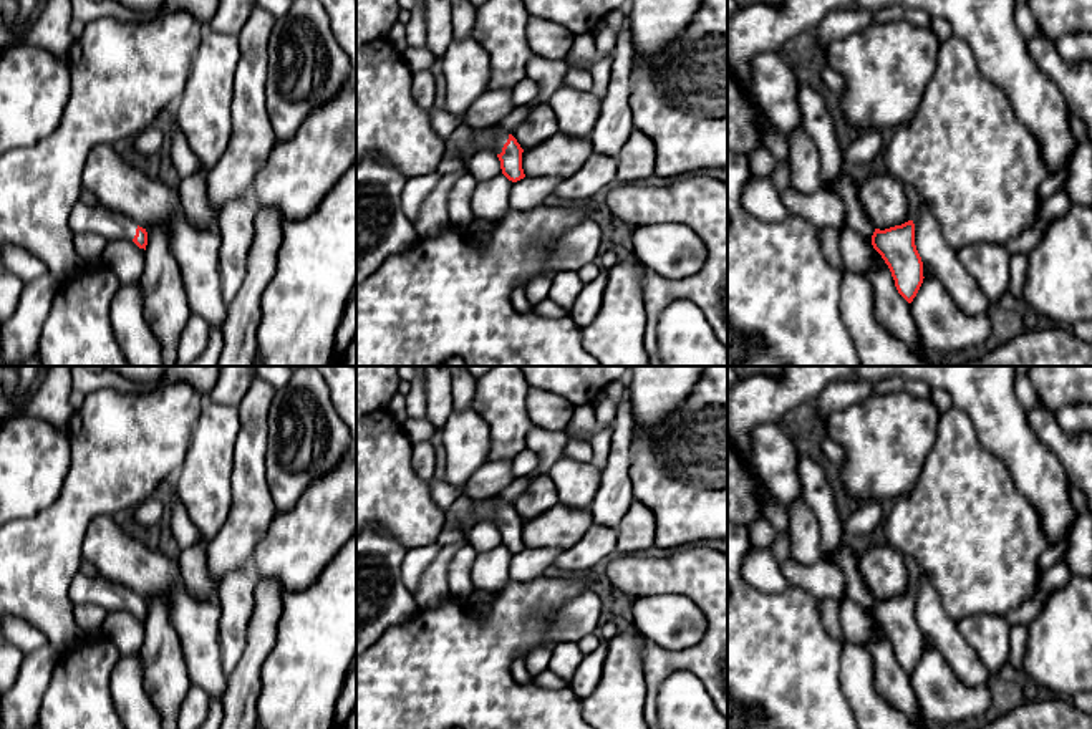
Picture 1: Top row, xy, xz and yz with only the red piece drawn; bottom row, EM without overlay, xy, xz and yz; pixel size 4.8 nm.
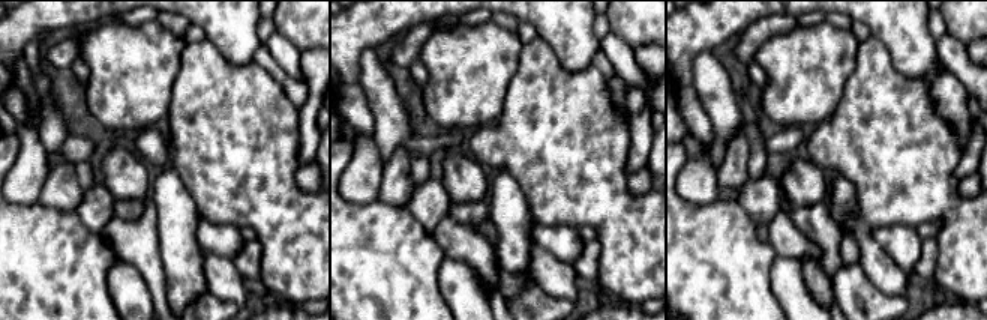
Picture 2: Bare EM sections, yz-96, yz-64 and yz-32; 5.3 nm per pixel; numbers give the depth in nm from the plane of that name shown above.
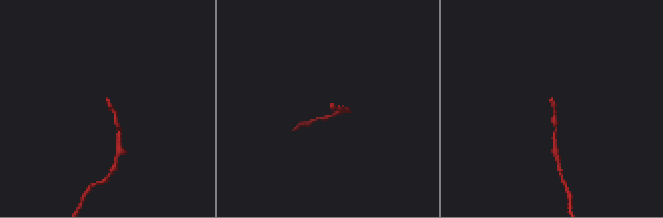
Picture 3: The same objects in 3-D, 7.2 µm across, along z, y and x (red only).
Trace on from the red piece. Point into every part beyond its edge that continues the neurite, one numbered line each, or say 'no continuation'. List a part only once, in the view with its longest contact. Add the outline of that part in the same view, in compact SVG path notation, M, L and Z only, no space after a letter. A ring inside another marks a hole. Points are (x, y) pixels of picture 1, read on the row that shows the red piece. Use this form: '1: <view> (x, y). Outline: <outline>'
1: xz (483, 138). Outline: M476 129L472 138L472 147L474 151L492 149L495 154L500 154L507 139L509 134L494 134L489 129Z

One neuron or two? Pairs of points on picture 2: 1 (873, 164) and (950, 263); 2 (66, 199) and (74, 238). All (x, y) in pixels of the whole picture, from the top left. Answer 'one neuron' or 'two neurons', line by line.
1: one neuron
2: two neurons

